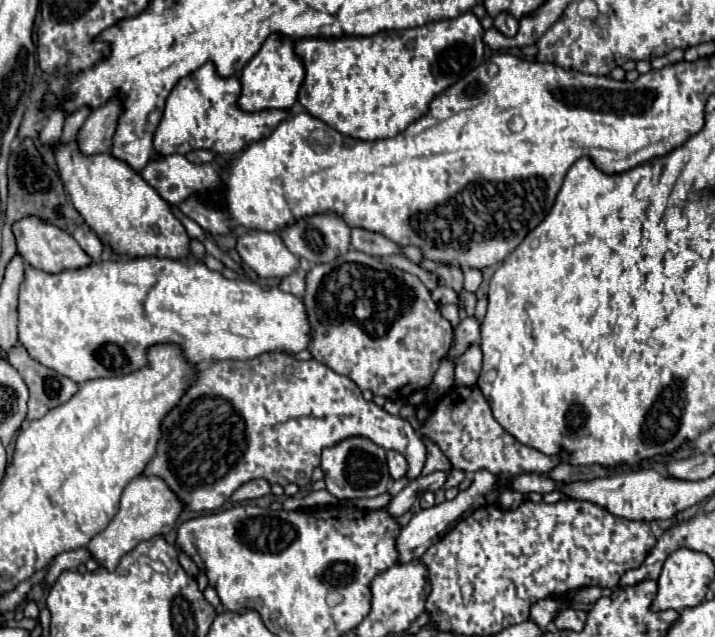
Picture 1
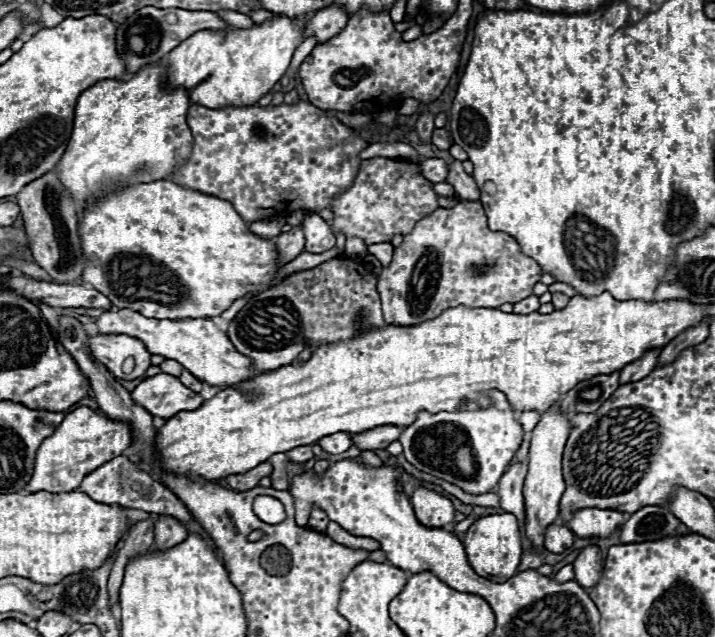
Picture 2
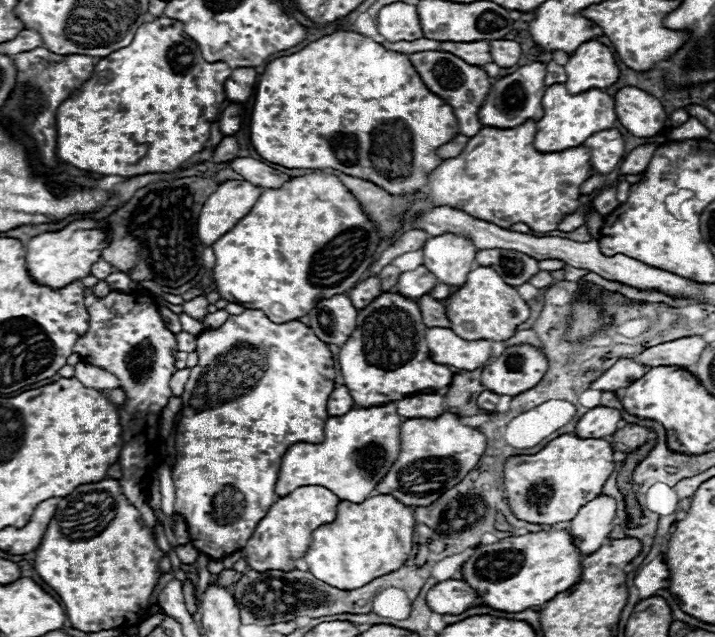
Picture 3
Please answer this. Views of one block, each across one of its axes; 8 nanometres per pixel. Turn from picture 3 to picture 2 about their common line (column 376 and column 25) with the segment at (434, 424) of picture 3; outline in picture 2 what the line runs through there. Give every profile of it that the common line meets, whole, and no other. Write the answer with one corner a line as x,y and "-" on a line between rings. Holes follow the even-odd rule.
76,408
64,416
60,426
50,436
42,440
36,452
34,474
24,486
24,492
72,492
80,486
84,476
104,462
120,456
130,442
130,430
124,426
124,422
112,422
104,414
90,408

